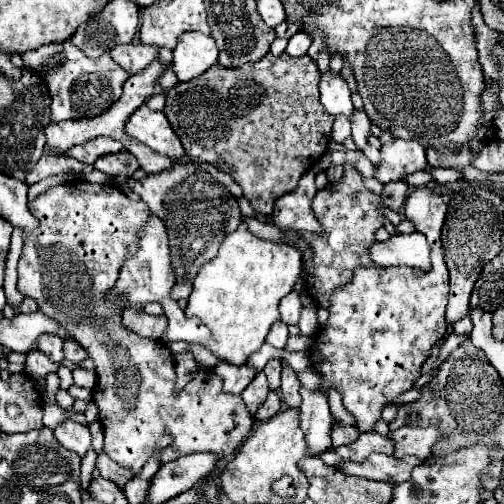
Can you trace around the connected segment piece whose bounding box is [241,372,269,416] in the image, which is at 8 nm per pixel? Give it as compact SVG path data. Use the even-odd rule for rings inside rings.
M257 372L255 380L243 390L241 398L247 406L247 410L251 412L251 416L255 416L255 412L259 410L259 406L263 404L263 400L267 398L267 392L269 392L269 382L267 382L267 376L263 372Z

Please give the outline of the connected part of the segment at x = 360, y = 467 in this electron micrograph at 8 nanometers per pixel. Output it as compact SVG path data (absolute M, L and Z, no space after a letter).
M373 452L363 462L345 460L337 466L337 470L341 470L343 474L367 478L367 480L381 480L381 482L389 482L389 484L399 484L399 482L405 482L411 478L411 470L417 464L419 464L419 460L415 456L395 458L395 456Z

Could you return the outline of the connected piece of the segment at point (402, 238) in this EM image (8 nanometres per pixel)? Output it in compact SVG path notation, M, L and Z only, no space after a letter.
M419 232L413 234L397 234L391 236L387 242L377 242L371 246L371 260L377 266L411 266L429 272L431 260L429 260L431 246L427 244L427 238Z

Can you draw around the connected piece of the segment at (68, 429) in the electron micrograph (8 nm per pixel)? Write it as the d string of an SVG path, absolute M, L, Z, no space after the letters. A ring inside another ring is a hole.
M65 420L63 424L59 424L55 430L53 430L55 438L67 448L67 450L73 450L77 452L81 458L85 458L87 450L91 448L91 432L87 426L83 424L77 424L73 420Z

